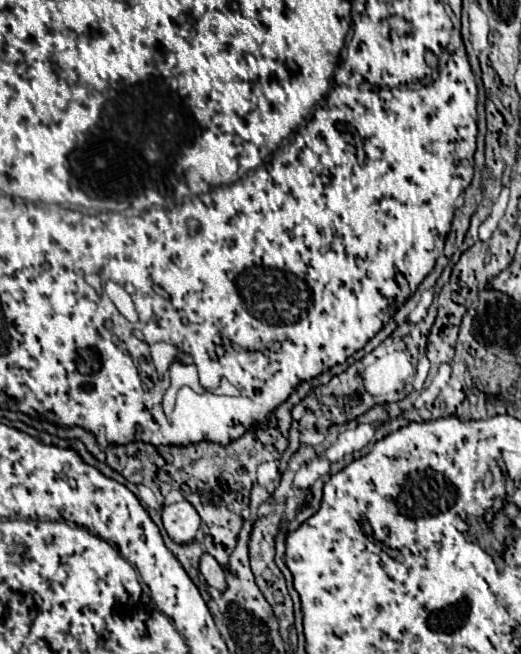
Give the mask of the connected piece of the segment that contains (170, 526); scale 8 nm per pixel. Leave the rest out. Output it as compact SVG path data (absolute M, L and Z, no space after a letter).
M187 500L165 506L161 518L163 518L163 526L173 542L189 544L195 540L201 520L197 516L197 510Z

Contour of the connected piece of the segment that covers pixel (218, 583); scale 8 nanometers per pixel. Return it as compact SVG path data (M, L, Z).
M205 554L201 558L201 566L199 566L205 582L213 588L217 588L219 592L225 592L227 590L227 582L225 582L225 572L223 568L217 564L217 560L213 560L213 556Z

